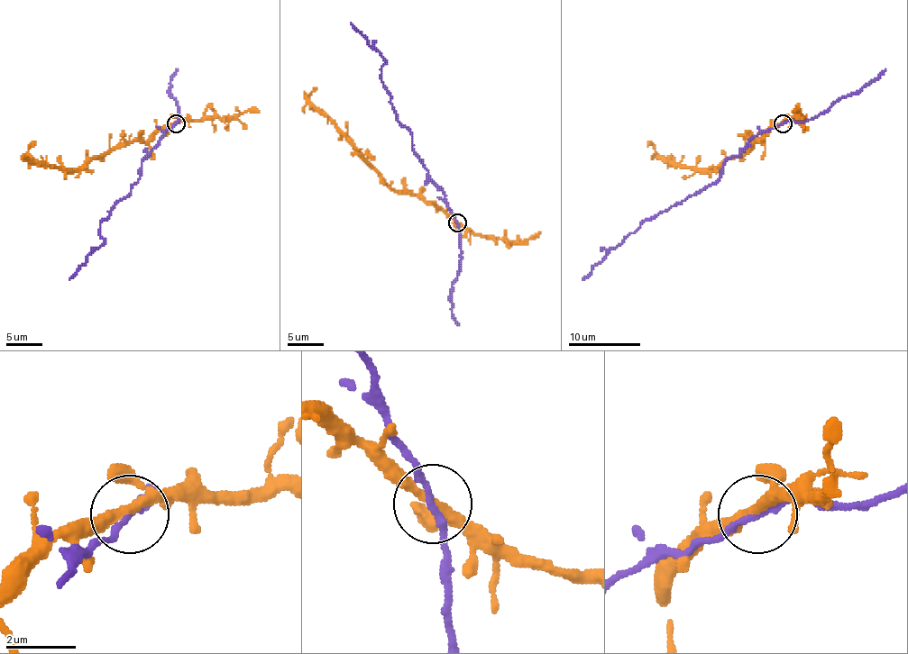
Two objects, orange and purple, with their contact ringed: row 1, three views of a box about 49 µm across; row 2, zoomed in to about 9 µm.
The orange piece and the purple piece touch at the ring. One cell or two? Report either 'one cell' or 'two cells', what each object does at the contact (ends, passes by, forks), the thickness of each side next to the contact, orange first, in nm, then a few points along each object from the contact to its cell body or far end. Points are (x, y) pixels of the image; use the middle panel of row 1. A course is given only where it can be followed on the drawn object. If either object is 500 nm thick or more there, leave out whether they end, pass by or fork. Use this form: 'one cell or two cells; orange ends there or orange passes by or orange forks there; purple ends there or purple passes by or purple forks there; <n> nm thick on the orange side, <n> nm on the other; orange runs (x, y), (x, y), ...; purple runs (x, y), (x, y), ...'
one cell; orange forks there; purple passes by; 240 nm thick on the orange side, 190 nm on the other; orange runs (457, 222), (426, 201), (410, 194), (399, 194), (385, 181), (307, 100), (315, 87); purple runs (457, 222), (444, 194), (428, 177), (414, 150), (412, 134), (398, 120), (381, 82), (383, 59), (351, 22)

